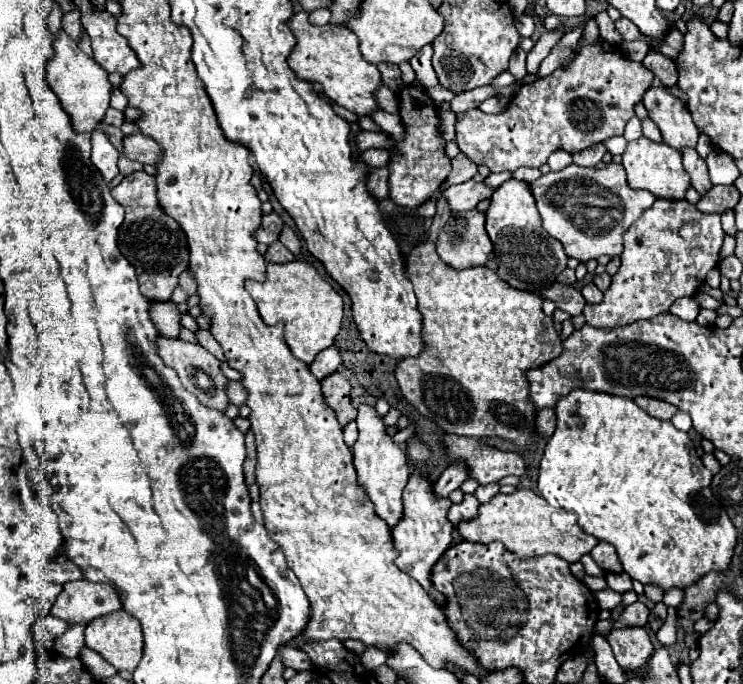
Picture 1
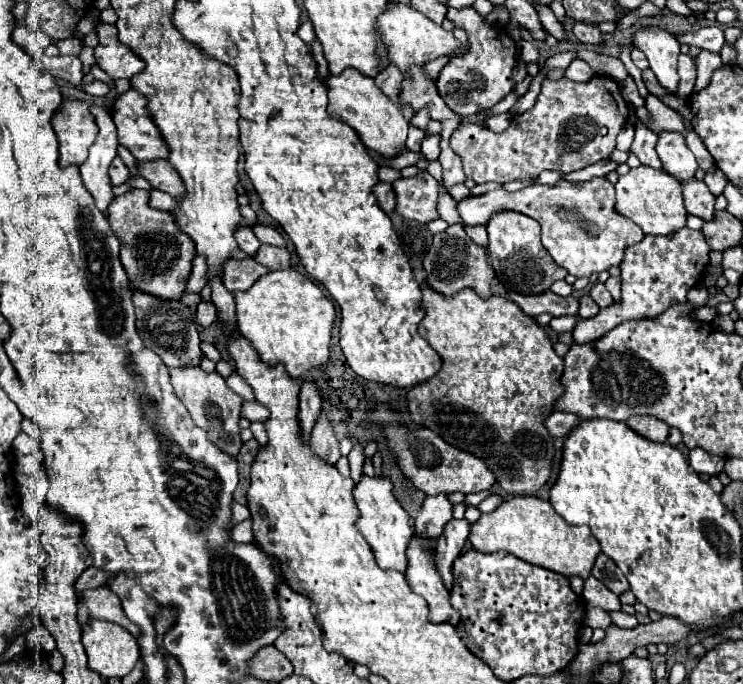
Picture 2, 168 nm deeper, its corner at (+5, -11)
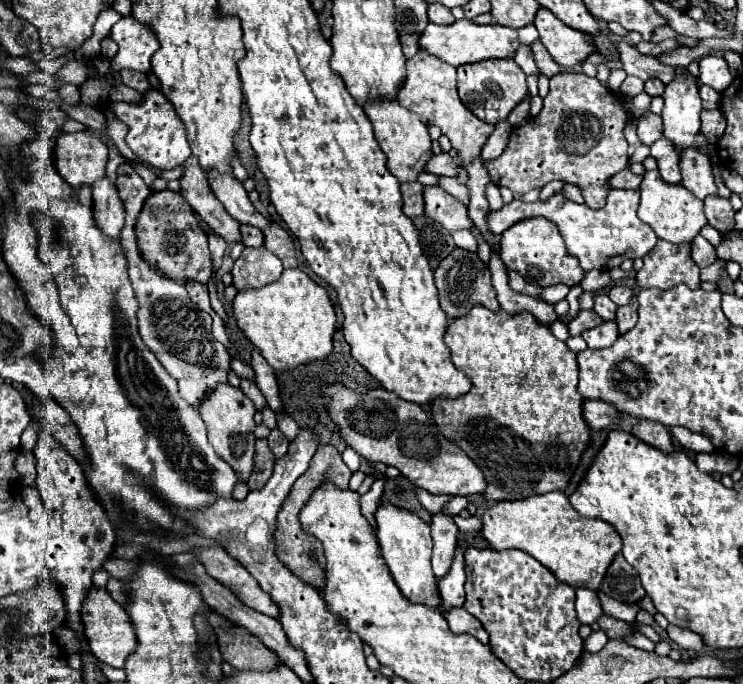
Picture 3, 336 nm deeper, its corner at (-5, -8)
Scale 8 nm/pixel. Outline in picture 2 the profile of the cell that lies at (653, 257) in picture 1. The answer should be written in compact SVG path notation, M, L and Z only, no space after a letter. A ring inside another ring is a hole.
M681 227L673 235L645 235L641 243L625 249L625 257L619 265L621 269L621 301L599 311L599 315L589 319L579 319L573 329L575 343L589 343L603 337L607 331L617 327L623 321L631 319L653 319L659 313L667 311L671 303L687 301L687 291L703 279L703 273L709 265L709 243L701 231Z

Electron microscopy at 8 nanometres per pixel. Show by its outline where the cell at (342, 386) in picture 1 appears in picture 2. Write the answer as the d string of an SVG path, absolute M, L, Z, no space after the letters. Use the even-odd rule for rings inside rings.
M321 411L317 423L313 425L313 431L311 431L311 447L327 463L337 463L337 459L341 457L339 441L335 437L333 423L327 419L327 411Z

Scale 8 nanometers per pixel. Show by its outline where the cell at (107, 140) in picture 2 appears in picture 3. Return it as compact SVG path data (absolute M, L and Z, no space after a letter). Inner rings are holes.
M103 178L93 186L93 216L107 238L119 238L125 224L125 210L117 188L109 182L109 178Z

